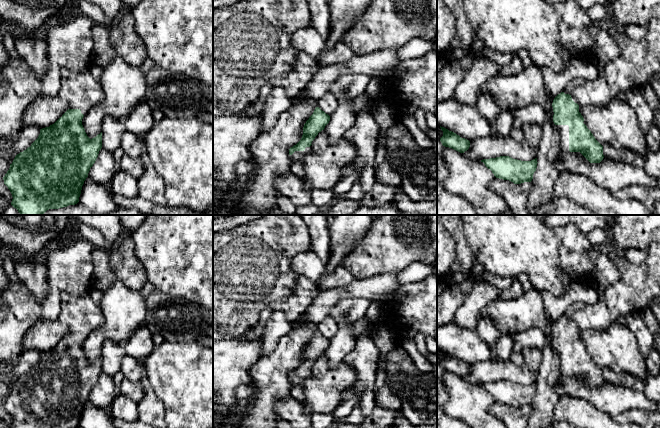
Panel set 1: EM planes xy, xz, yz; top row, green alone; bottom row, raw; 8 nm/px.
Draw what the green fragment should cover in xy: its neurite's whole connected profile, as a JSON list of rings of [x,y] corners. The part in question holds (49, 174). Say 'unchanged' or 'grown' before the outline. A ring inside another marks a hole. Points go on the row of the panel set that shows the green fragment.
grown; [[[63,69],[58,96],[69,102],[69,109],[54,124],[40,129],[38,138],[30,147],[15,156],[9,170],[3,177],[4,184],[13,197],[11,205],[18,210],[20,215],[43,215],[49,209],[59,209],[77,204],[84,181],[102,148],[102,132],[90,139],[82,125],[84,115],[105,98],[100,81],[93,78],[89,69],[81,73]]]

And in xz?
grown; [[[316,107],[313,114],[304,124],[301,140],[289,149],[289,155],[292,161],[290,172],[298,178],[302,179],[305,176],[301,159],[312,152],[312,141],[319,132],[324,130],[329,121],[330,116],[319,107]]]

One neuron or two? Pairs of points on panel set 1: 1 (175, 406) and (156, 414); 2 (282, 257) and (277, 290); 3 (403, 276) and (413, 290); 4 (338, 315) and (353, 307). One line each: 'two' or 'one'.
1: two
2: one
3: two
4: one

